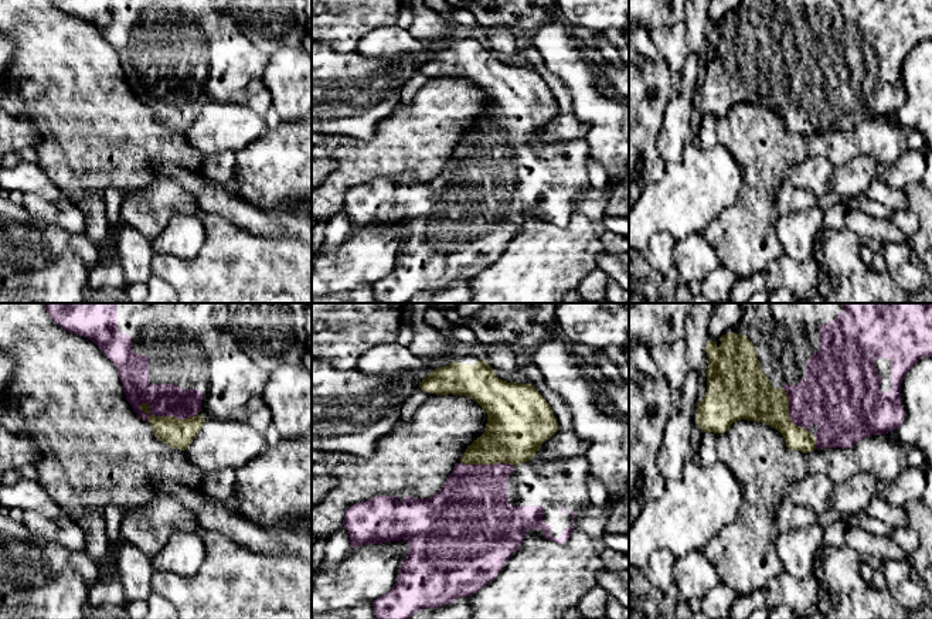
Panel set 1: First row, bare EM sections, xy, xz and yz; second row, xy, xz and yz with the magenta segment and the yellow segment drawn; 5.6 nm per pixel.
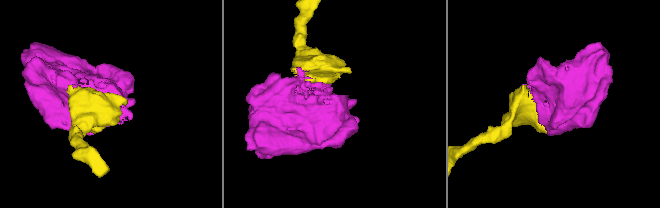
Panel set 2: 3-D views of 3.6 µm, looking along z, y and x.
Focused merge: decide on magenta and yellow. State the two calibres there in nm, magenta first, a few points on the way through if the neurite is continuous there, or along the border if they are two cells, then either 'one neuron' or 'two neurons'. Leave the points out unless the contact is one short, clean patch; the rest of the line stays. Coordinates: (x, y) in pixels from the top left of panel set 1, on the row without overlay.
190 nm thick on the magenta side, 170 nm on the other; one neuron

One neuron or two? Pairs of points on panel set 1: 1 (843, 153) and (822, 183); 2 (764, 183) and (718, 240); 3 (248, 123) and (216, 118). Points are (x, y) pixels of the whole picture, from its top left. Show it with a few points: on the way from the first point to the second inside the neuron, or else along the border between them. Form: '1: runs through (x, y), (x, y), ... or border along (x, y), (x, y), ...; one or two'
1: border along (809, 155), (834, 165), (866, 156); two
2: runs through (757, 197), (755, 204), (732, 227); one
3: runs through (240, 123), (224, 123); one

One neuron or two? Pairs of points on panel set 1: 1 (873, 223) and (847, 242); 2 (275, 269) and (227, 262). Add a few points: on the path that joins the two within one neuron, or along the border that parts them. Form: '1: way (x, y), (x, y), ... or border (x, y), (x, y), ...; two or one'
1: border (844, 225), (859, 238); two
2: way (264, 269), (238, 269); one

